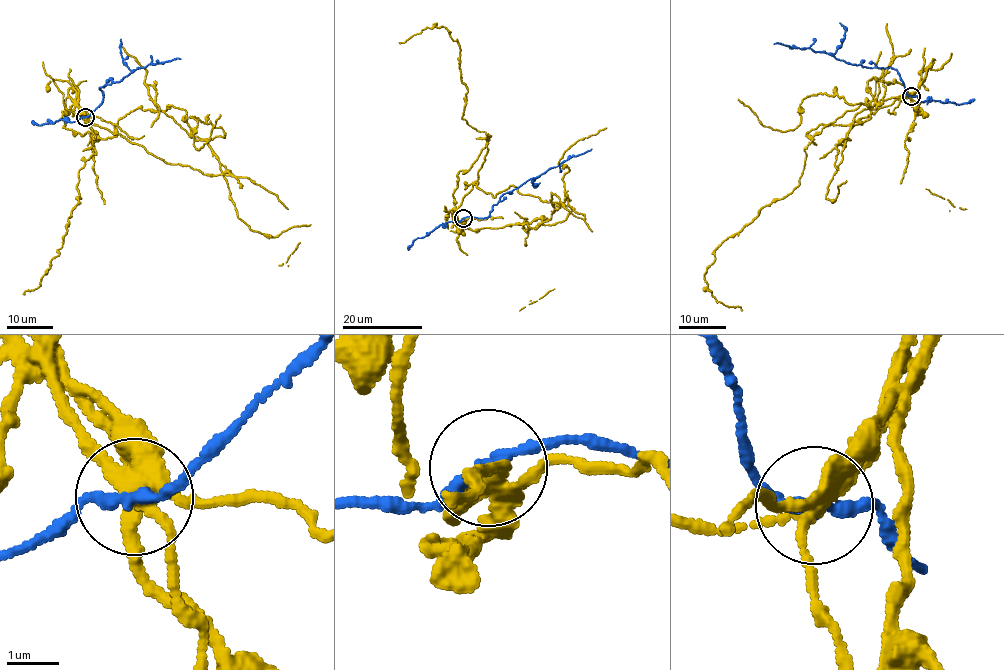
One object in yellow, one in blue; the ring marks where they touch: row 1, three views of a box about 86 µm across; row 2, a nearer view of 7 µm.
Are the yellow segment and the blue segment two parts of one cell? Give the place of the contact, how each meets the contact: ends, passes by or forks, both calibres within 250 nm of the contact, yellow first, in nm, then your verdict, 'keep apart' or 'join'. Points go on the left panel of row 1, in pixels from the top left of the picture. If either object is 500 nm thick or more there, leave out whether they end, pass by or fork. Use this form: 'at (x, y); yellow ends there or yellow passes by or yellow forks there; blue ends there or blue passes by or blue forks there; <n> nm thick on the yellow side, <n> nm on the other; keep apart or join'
at (85, 117); yellow forks there; blue passes by; 280 nm thick on the yellow side, 200 nm on the other; keep apart

